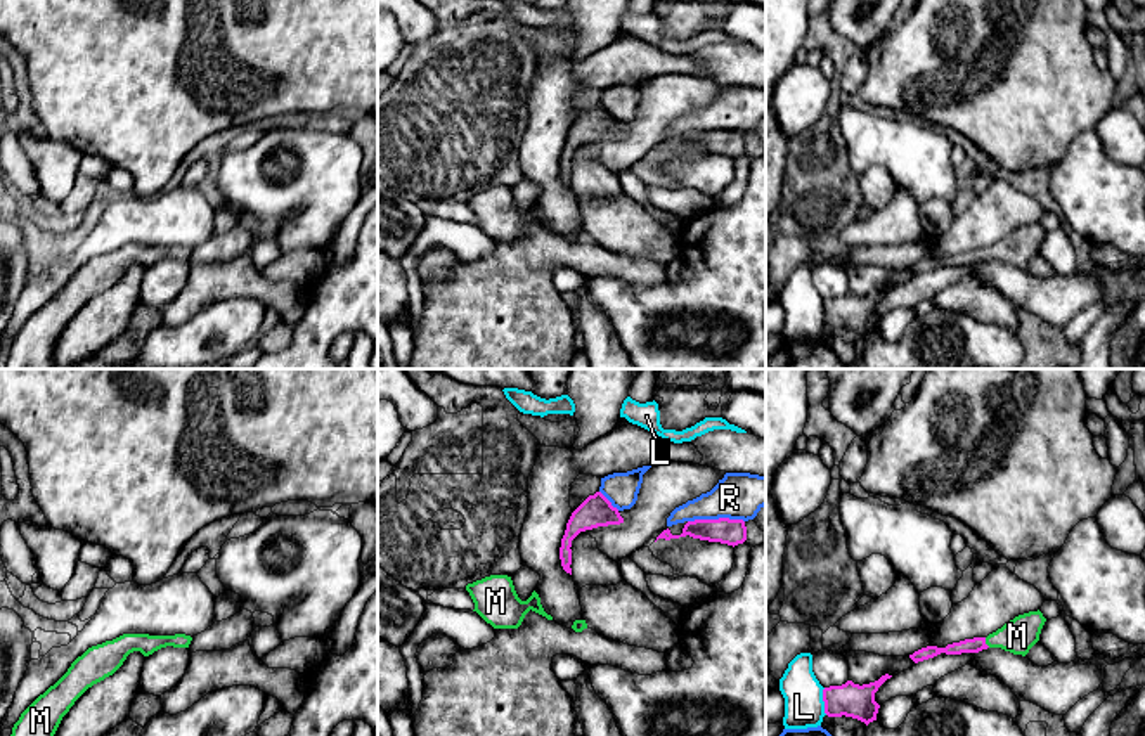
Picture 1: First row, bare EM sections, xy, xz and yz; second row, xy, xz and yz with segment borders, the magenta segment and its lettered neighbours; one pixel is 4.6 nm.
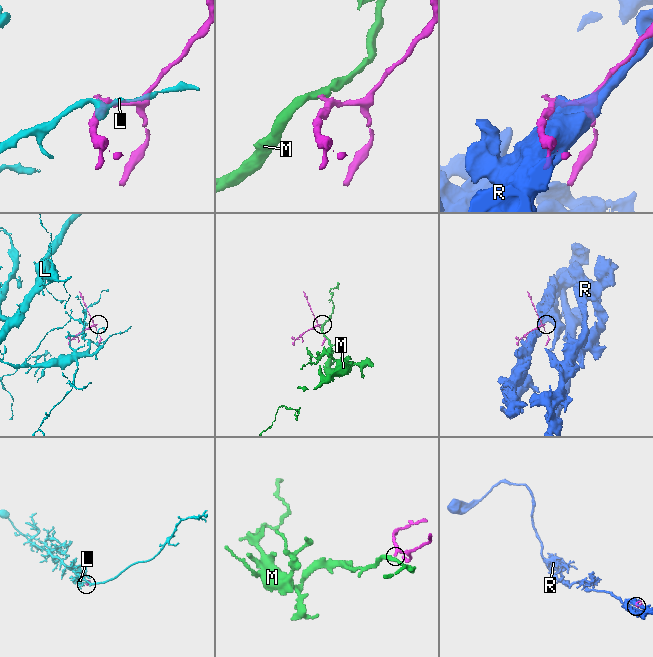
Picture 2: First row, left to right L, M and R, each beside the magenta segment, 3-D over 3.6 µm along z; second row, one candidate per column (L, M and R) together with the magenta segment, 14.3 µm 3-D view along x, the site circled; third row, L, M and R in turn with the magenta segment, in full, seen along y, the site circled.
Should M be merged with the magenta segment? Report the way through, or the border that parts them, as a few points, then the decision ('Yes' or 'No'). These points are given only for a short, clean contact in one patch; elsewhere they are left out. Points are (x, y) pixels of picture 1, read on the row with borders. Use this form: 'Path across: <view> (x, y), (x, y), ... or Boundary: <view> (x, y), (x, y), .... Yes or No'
Path across: yz (976, 645), (984, 643), (1017, 636). Yes

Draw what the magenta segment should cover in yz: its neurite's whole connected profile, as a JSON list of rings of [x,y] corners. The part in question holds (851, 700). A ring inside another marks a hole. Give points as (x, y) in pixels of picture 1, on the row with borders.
[[[885,674],[878,681],[863,686],[847,681],[842,686],[825,688],[825,713],[828,717],[852,717],[868,726],[870,722],[877,720],[880,708],[880,705],[875,701],[875,693],[890,677],[892,675]]]

